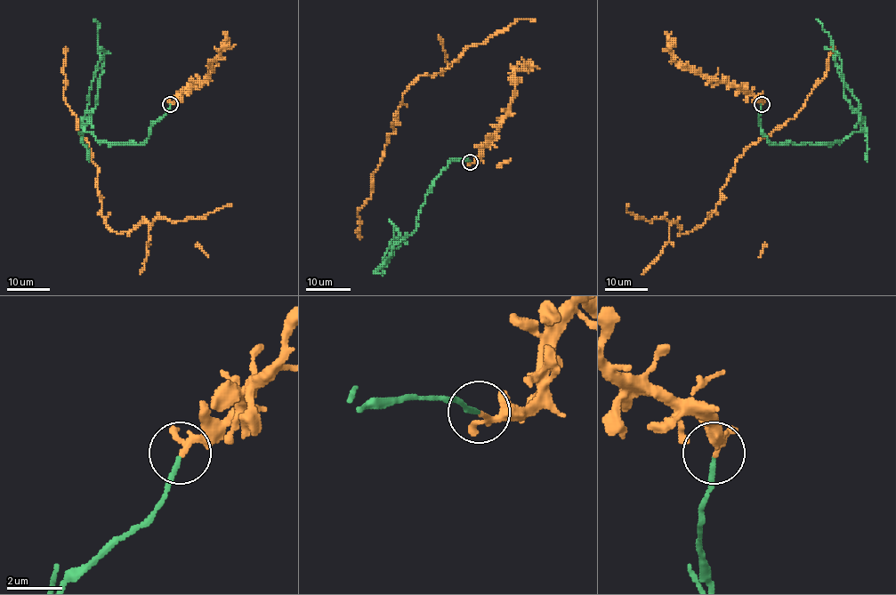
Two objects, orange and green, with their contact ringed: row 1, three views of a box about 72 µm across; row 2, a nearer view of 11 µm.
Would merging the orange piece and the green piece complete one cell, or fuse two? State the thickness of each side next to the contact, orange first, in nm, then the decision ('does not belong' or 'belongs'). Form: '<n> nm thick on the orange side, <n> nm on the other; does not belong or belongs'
160 nm thick on the orange side, 160 nm on the other; does not belong

